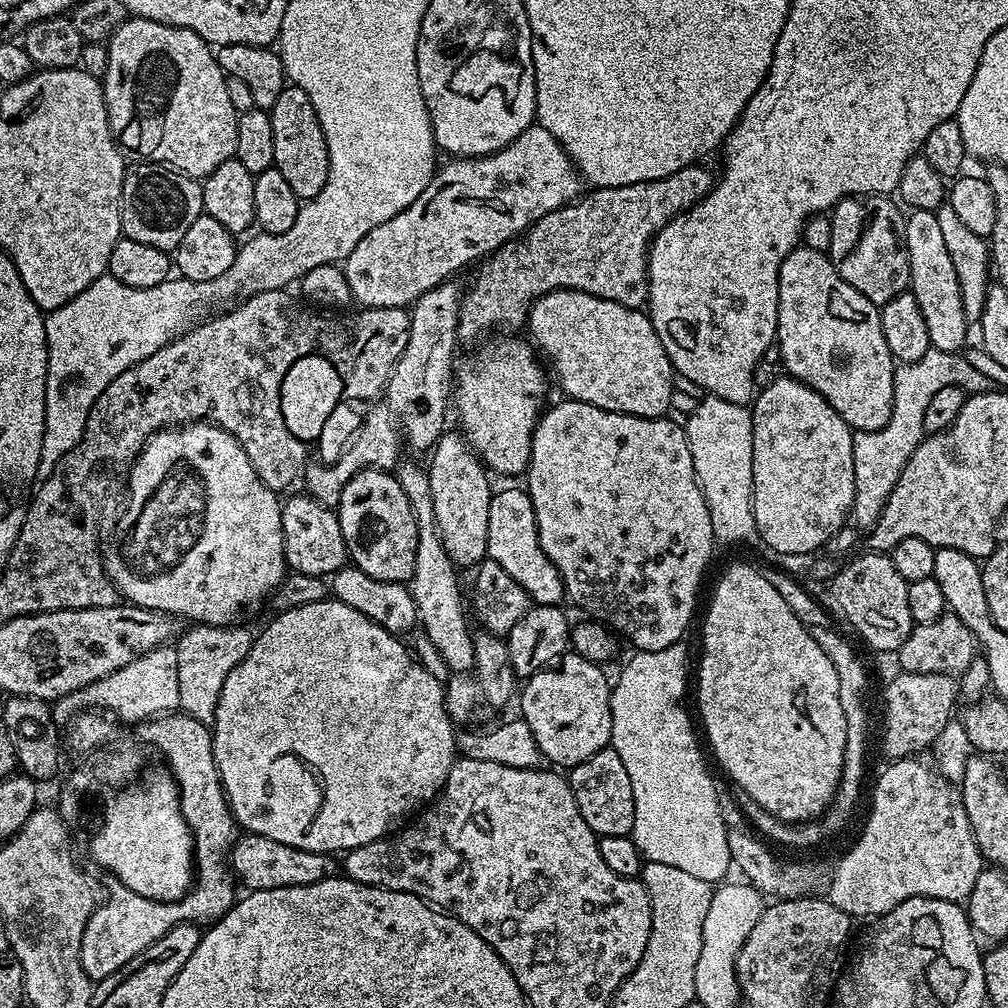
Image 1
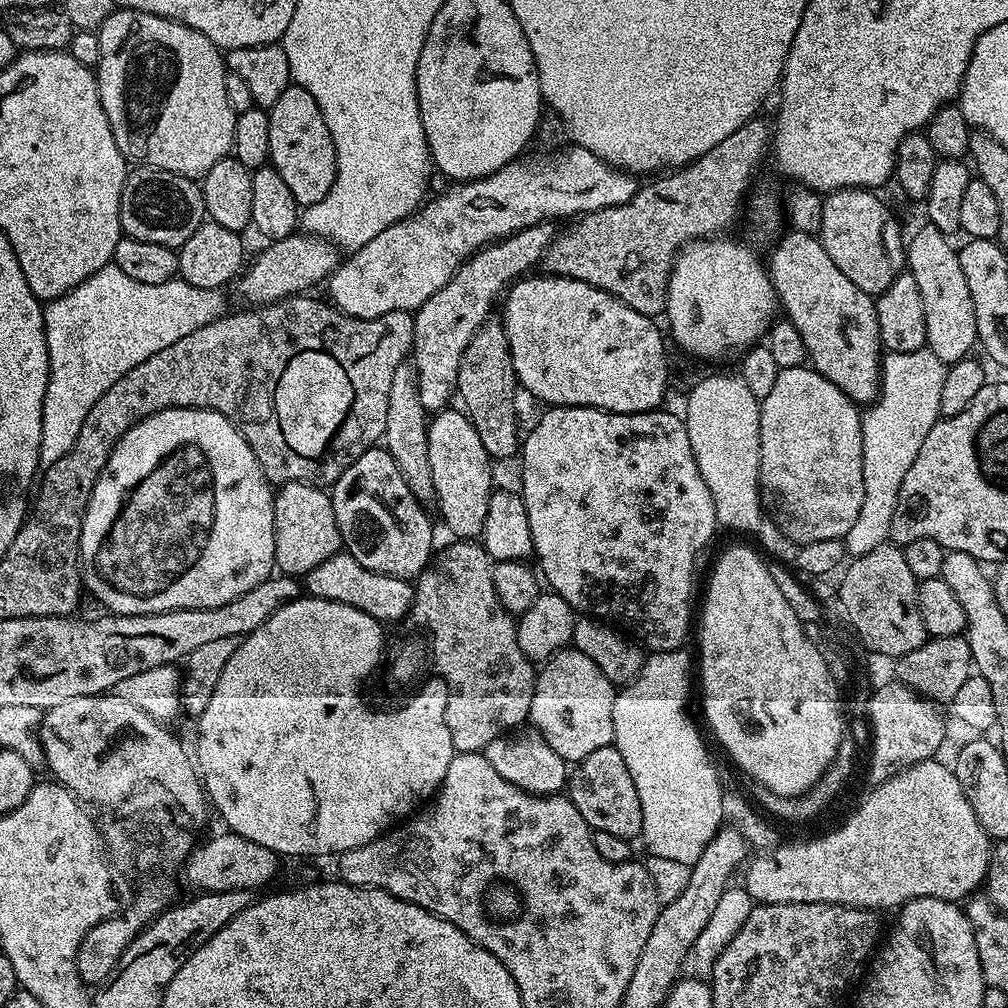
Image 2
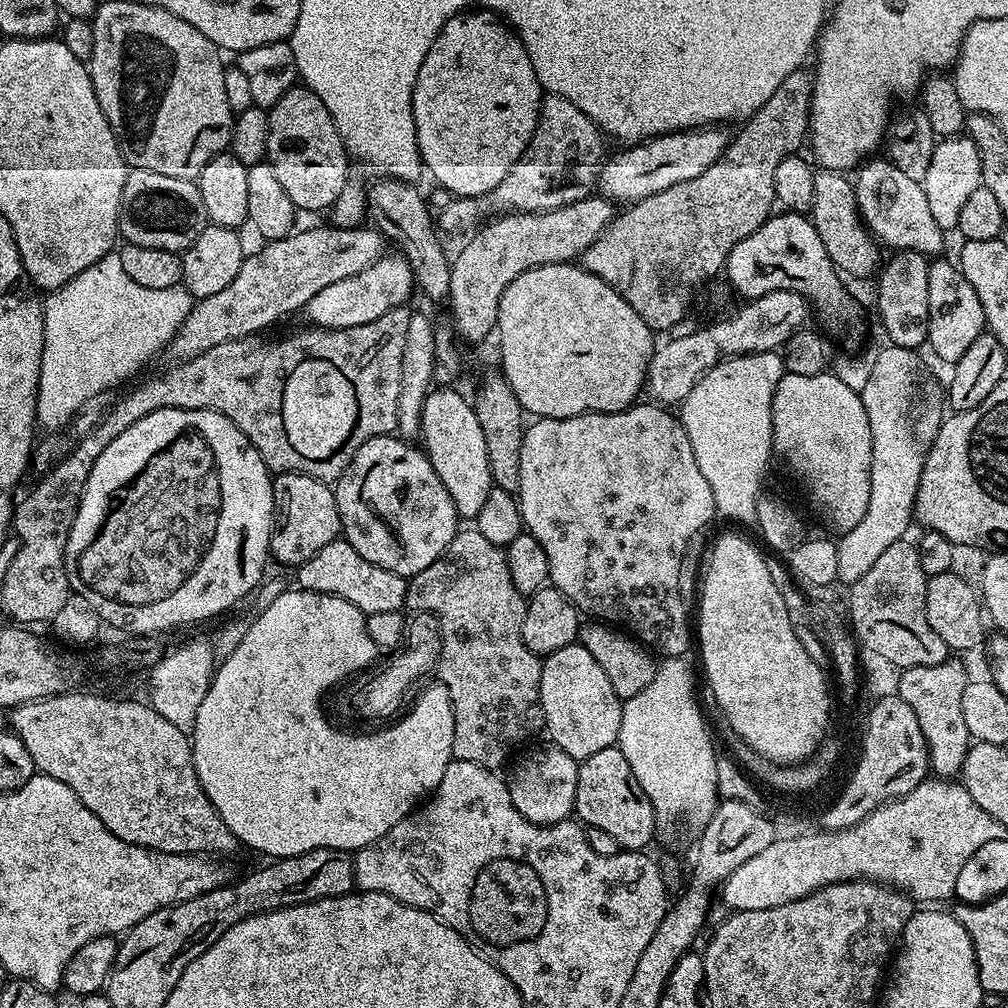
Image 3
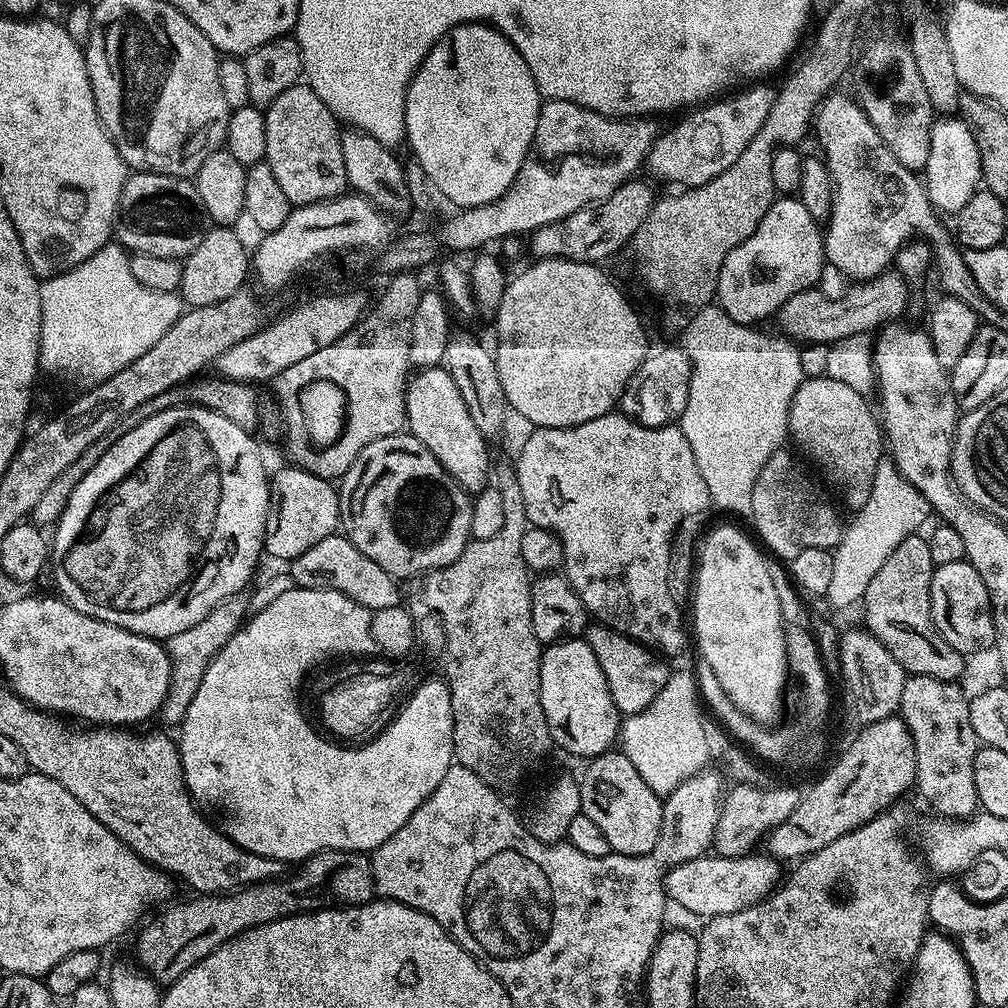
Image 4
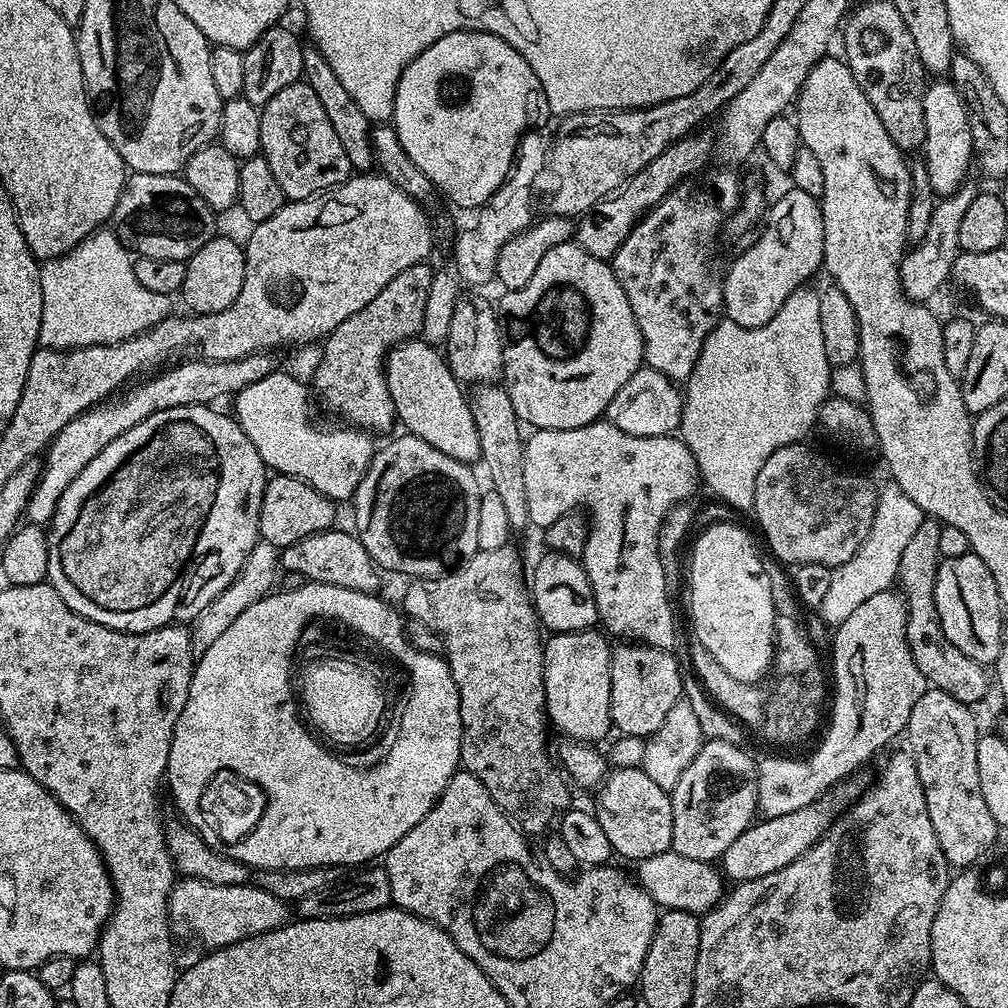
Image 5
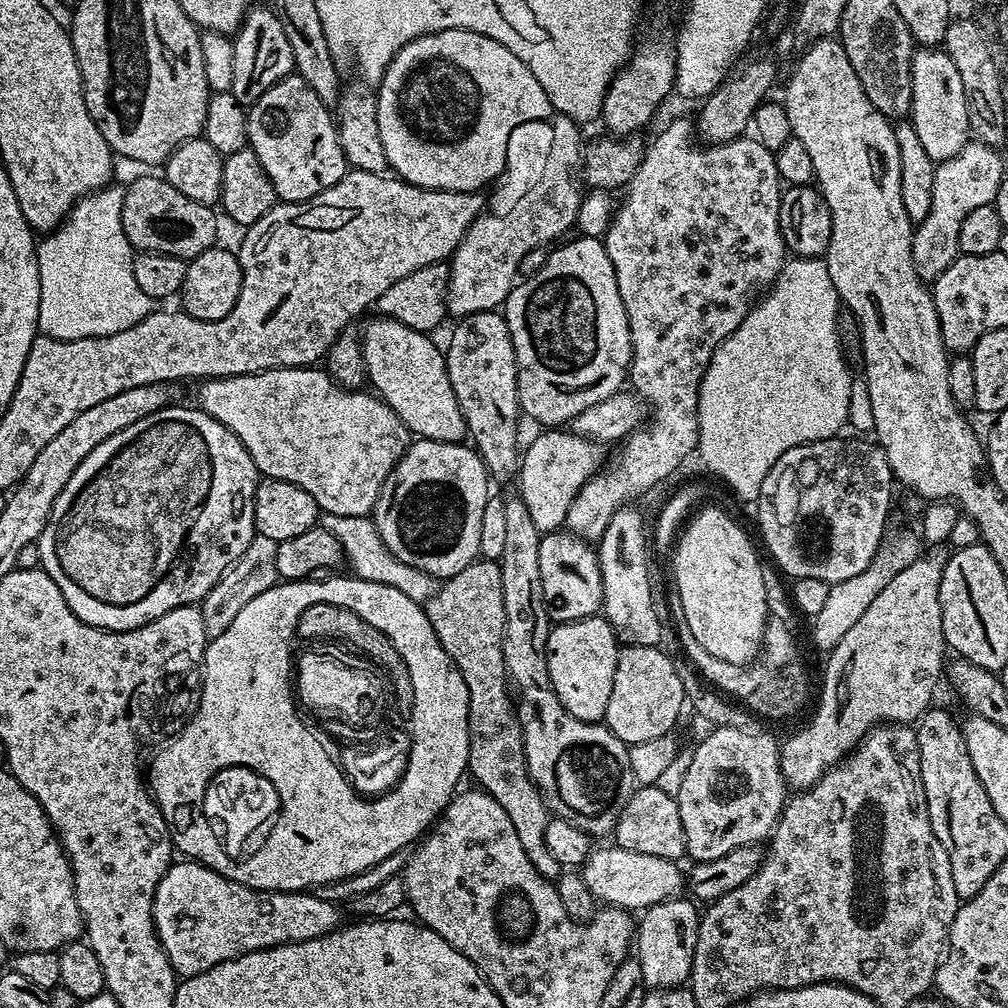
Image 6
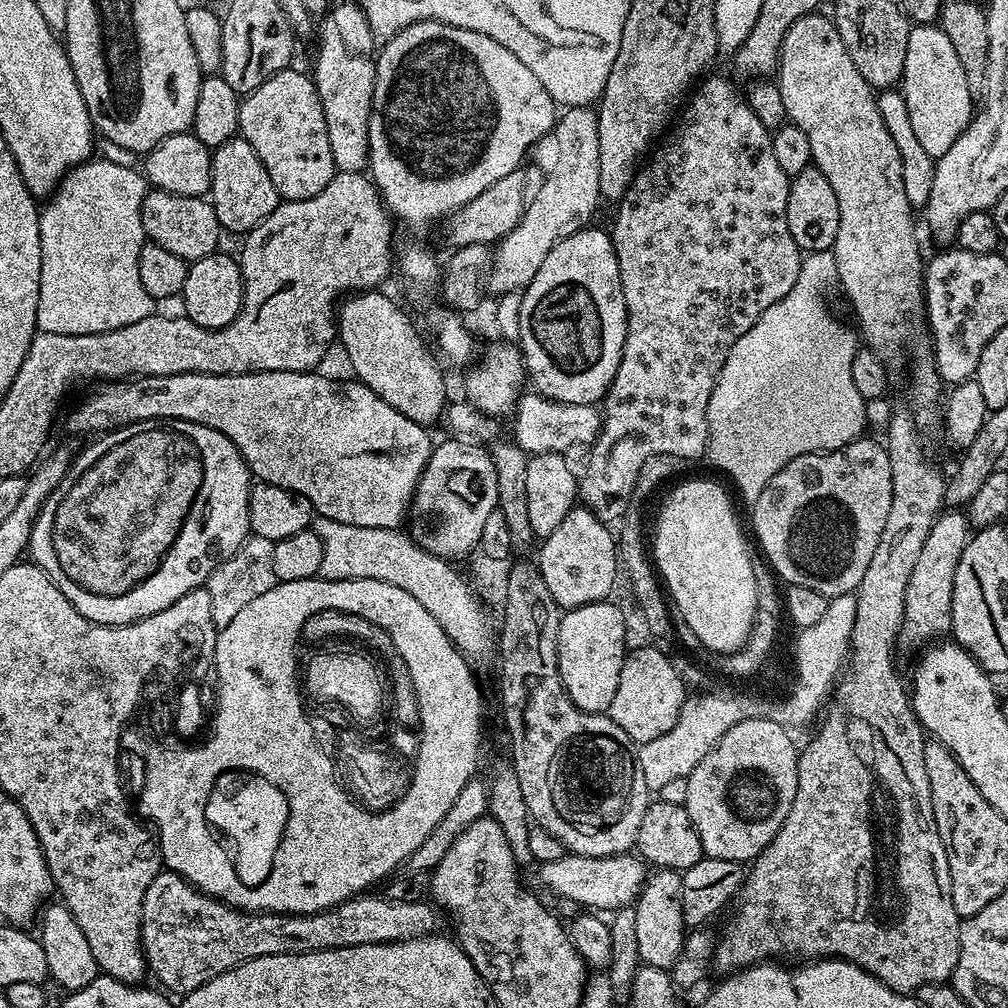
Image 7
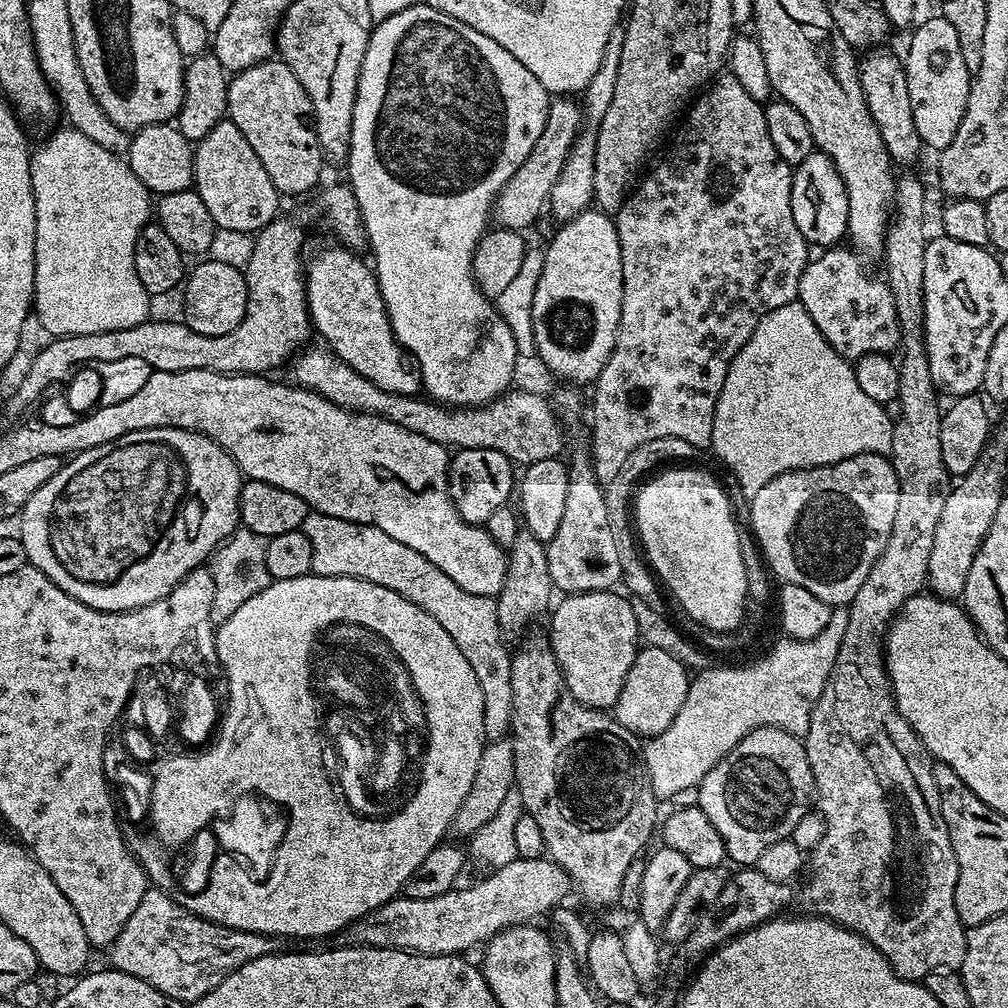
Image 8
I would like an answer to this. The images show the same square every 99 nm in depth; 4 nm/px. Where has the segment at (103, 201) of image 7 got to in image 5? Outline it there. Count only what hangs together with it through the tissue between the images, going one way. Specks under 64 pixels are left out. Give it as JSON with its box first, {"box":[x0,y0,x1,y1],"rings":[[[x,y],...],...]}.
{"box":[40,230,173,348],"rings":[[[97,230],[66,255],[43,261],[40,281],[40,344],[46,348],[117,344],[150,330],[173,311],[170,297],[146,290],[146,286],[134,278],[133,253],[112,230]]]}

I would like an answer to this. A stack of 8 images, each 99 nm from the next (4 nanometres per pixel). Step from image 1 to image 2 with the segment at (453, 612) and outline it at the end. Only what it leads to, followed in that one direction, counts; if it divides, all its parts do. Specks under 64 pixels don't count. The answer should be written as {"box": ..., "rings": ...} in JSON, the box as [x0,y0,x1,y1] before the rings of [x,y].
{"box":[382,363,436,506],"rings":[[[402,363],[398,370],[394,370],[394,382],[390,382],[390,403],[386,405],[386,430],[382,444],[387,448],[390,458],[394,458],[398,470],[402,470],[402,478],[406,478],[406,486],[410,486],[414,498],[418,498],[425,506],[436,503],[434,474],[430,474],[429,423],[429,413],[424,411],[418,392],[415,363]]]}

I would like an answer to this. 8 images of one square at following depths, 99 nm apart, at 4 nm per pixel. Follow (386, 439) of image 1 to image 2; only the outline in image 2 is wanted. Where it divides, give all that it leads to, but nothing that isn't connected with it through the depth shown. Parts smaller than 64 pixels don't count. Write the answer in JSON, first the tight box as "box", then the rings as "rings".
{"box":[411,223,554,414],"rings":[[[551,223],[535,224],[526,226],[526,230],[518,230],[513,236],[507,236],[505,240],[498,240],[495,244],[488,244],[481,248],[479,252],[473,254],[471,260],[466,260],[456,273],[442,286],[442,290],[435,292],[421,308],[414,312],[414,338],[412,339],[411,359],[416,366],[416,381],[418,382],[418,392],[422,398],[424,411],[435,414],[447,409],[448,404],[457,395],[456,383],[458,382],[458,370],[464,357],[466,346],[474,338],[476,331],[481,328],[489,319],[488,311],[492,308],[492,303],[501,299],[502,293],[517,278],[531,273],[535,264],[539,265],[548,253],[548,248],[552,244],[554,228]]]}

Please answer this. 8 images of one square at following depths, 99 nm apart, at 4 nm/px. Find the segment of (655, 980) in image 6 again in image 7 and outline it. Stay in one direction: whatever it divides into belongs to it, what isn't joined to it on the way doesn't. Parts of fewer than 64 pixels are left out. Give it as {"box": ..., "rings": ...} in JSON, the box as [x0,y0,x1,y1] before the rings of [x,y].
{"box":[635,868,686,970],"rings":[[[671,868],[653,871],[635,902],[638,954],[644,964],[671,970],[682,954],[686,925],[682,914],[682,875]]]}

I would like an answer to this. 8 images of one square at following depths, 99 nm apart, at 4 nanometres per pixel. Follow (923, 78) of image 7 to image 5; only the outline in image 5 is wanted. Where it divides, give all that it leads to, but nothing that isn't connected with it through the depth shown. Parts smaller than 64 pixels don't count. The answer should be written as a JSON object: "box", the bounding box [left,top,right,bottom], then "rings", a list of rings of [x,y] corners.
{"box":[922,78,974,197],"rings":[[[940,78],[929,83],[924,90],[926,110],[926,138],[922,159],[930,174],[930,186],[937,197],[952,196],[965,183],[964,175],[974,164],[972,139],[964,100],[957,85]]]}

